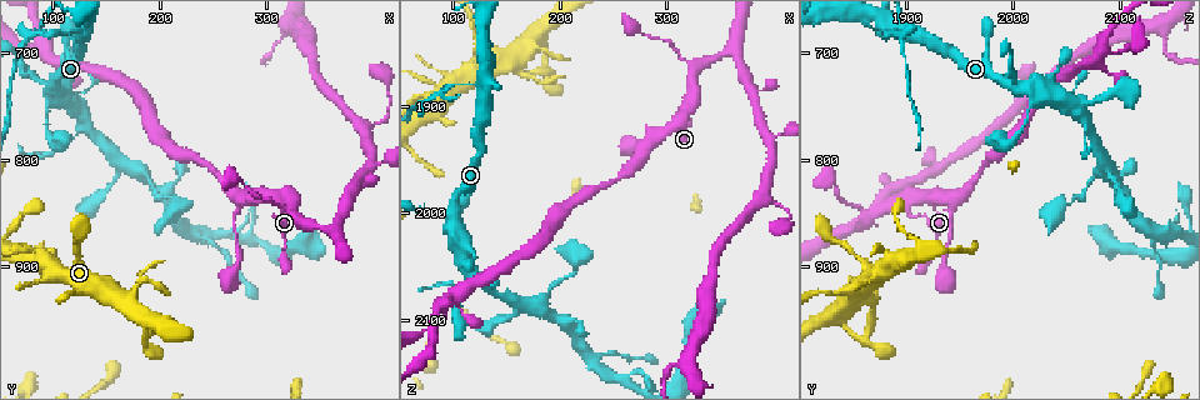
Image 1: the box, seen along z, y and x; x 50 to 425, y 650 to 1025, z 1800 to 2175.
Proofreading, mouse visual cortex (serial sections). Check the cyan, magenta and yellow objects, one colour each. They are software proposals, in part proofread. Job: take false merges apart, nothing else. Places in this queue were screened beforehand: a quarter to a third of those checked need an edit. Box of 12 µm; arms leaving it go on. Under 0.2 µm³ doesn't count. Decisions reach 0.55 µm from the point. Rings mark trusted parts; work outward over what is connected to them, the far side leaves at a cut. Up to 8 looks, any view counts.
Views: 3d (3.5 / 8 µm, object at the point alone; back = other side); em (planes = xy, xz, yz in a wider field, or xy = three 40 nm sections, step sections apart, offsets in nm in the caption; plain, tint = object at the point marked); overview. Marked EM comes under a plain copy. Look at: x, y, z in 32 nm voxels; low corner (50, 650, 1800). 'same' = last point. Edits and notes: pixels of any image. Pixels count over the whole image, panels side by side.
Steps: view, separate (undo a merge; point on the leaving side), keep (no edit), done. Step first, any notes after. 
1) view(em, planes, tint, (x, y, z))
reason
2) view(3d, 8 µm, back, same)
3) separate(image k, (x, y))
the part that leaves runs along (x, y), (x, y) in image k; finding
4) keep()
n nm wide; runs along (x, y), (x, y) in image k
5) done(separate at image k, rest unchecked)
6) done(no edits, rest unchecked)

view(3d, 3.5 µm, (90, 684, 1886))
three-way junction

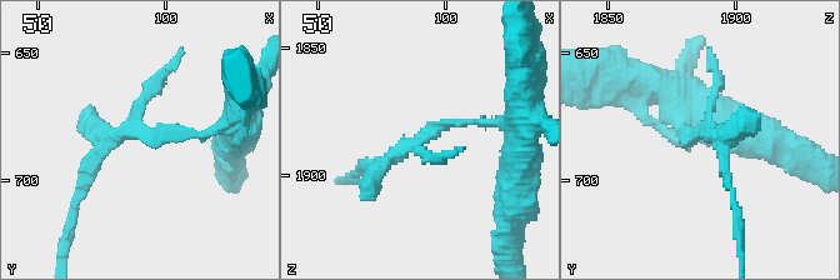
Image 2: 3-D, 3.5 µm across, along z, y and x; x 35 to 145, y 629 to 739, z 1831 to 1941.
view(em, xy, step 1, tint, (92, 682, 1885))
shape alone is not enough

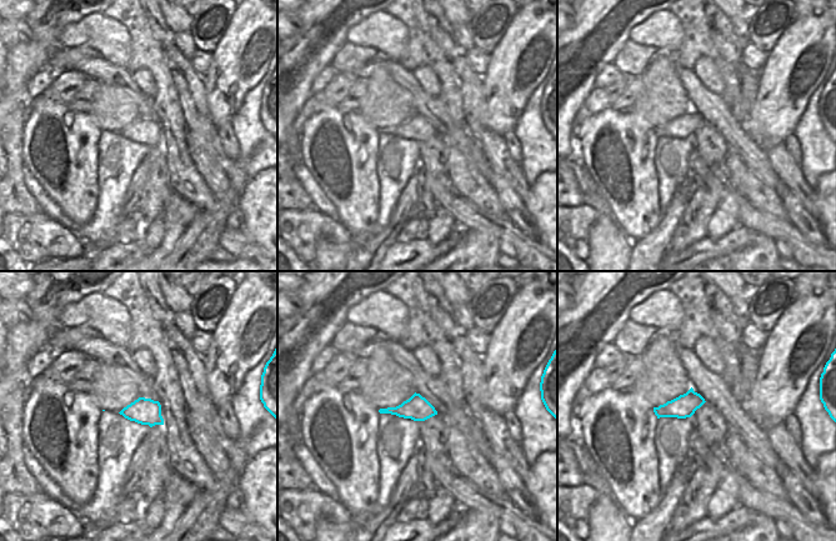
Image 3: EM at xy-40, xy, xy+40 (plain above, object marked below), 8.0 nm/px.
keep()
200 nm wide; runs along (224, 124), (204, 135), (116, 135), (89, 174) in image 2; continuous, no second cell

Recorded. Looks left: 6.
view(3d, 3.5 µm, (320, 678, 2138))
thin arm on a thick one

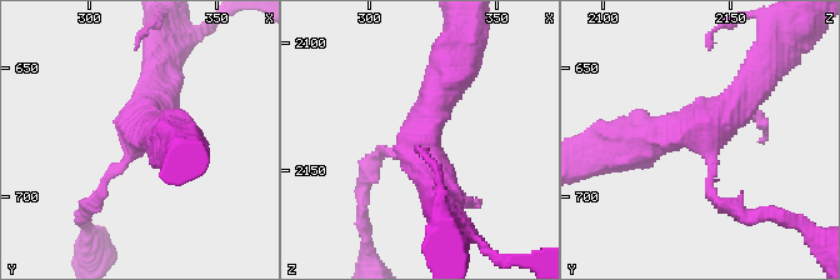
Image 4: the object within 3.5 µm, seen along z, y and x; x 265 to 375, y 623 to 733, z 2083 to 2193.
view(em, xy, step 2, tint, (319, 677, 2138))
need the tissue

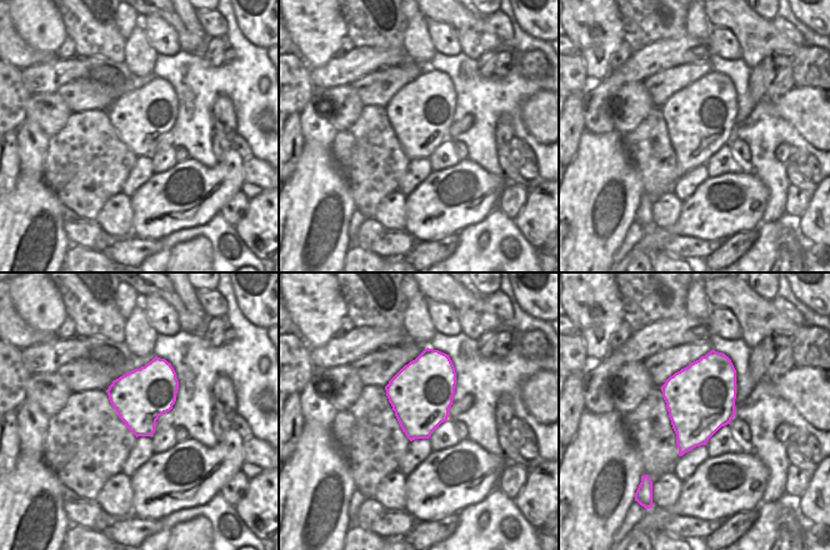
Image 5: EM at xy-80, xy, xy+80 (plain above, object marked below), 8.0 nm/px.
keep()
runs along (633, 143), (703, 135), (758, 81) in image 4; one cell here

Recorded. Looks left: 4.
view(3d, 8 µm, (184, 814, 2092))
three-way junction

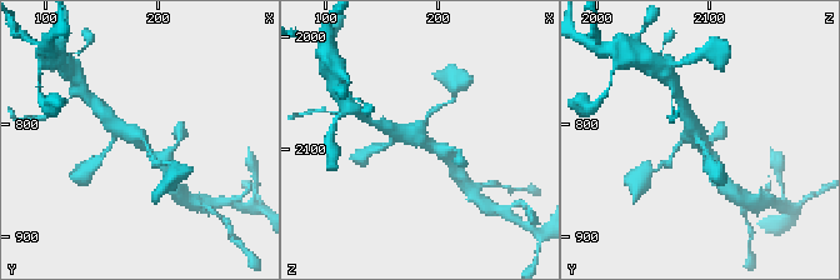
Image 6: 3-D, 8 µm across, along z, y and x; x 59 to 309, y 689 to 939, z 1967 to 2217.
view(3d, 3.5 µm, (184, 814, 2090))

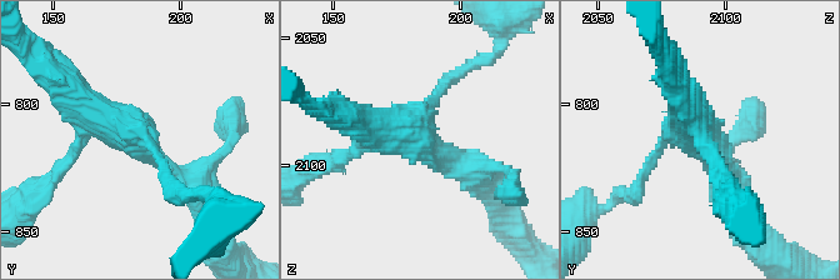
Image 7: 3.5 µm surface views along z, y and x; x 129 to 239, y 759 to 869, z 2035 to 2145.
view(em, xy, step 1, tint, (183, 815, 2091))

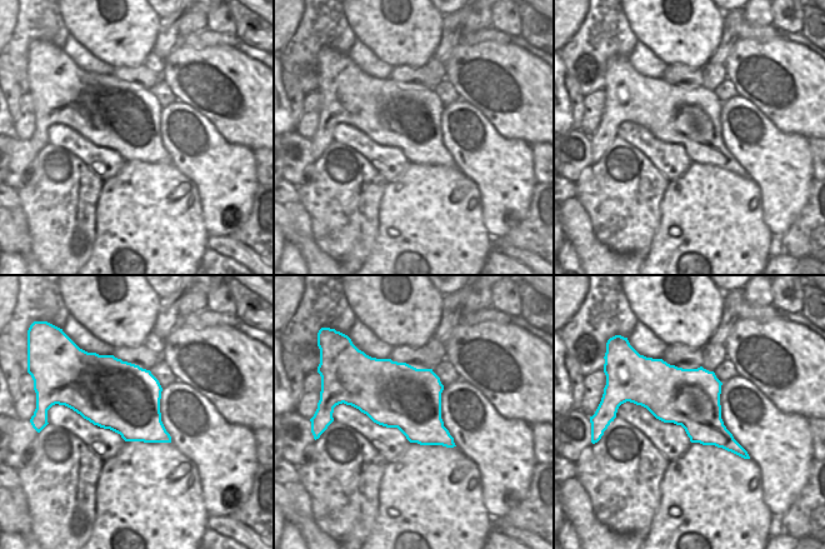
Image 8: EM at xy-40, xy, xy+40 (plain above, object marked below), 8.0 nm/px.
keep()
550 nm wide; runs along (64, 83), (186, 175) in image 7; continuous, no second cell

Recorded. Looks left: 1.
done(no edits, rest unchecked)

